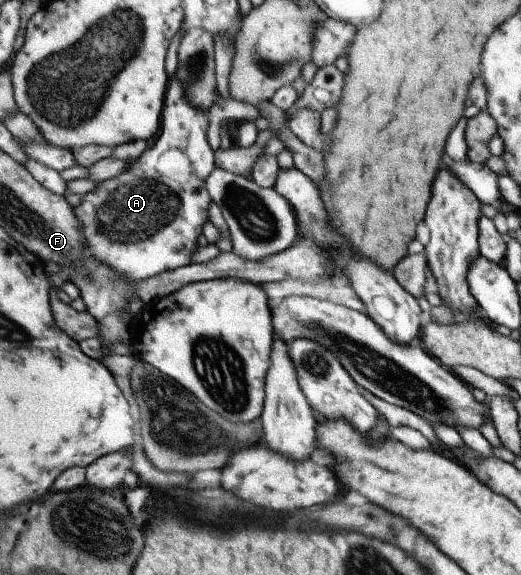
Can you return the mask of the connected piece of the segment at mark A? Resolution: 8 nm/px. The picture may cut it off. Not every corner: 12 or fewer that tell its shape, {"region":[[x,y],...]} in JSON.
{"region":[[174,74],[155,145],[81,195],[89,251],[135,283],[191,264],[210,113]]}

